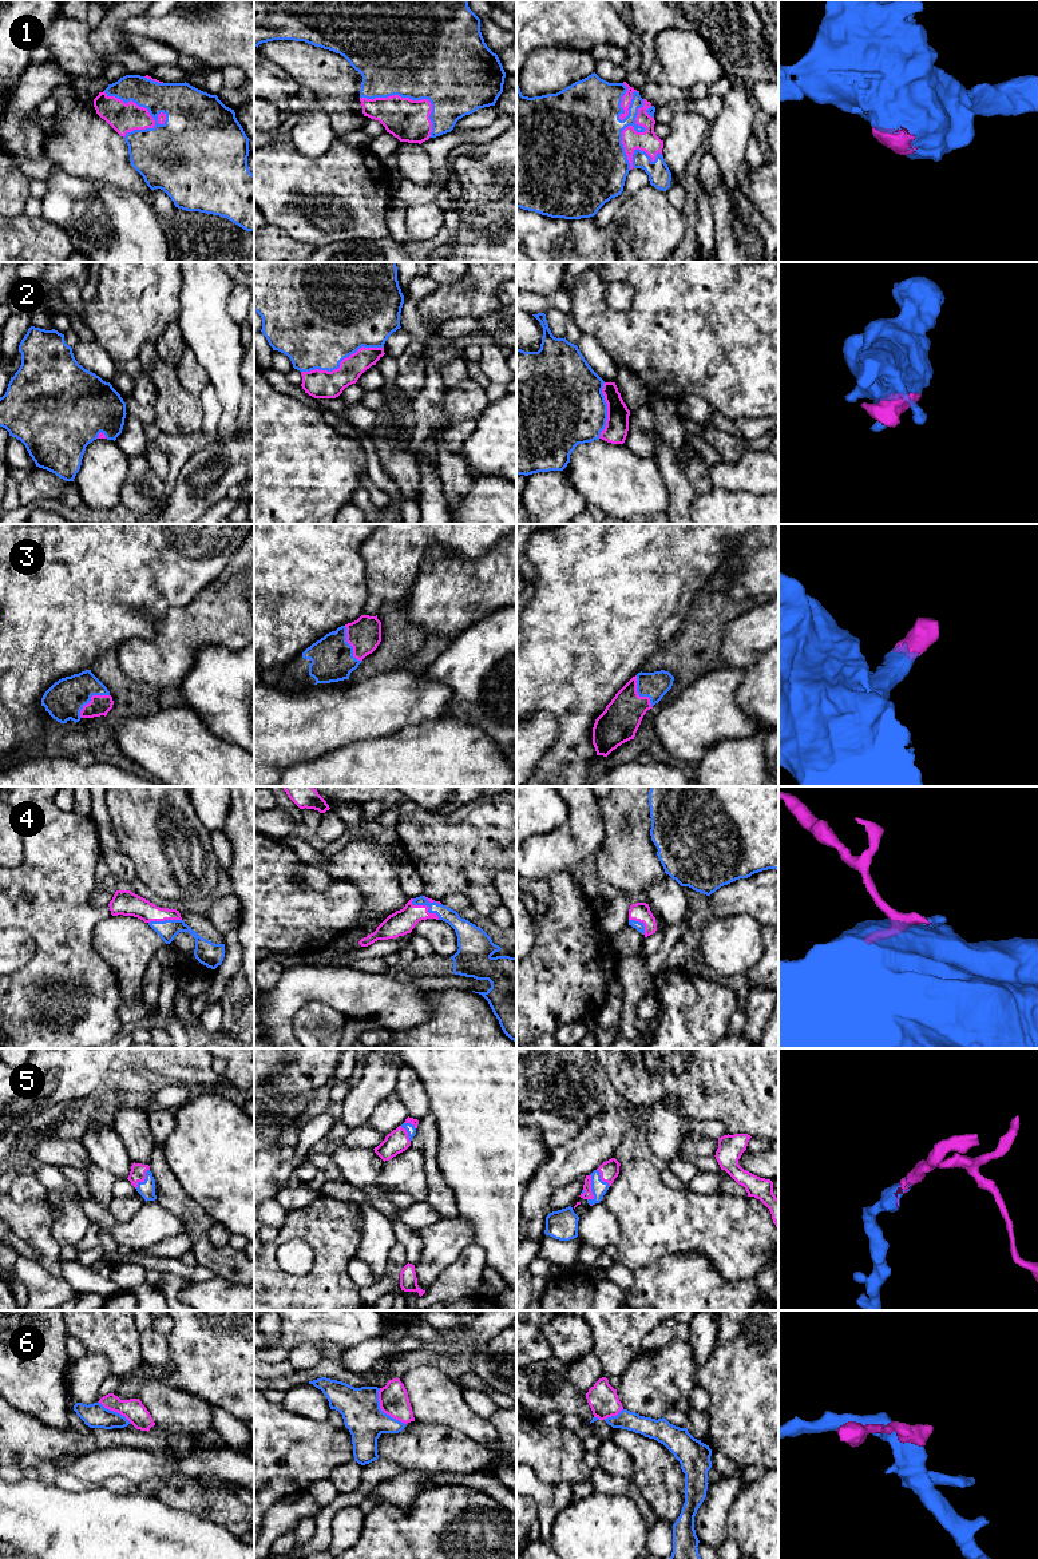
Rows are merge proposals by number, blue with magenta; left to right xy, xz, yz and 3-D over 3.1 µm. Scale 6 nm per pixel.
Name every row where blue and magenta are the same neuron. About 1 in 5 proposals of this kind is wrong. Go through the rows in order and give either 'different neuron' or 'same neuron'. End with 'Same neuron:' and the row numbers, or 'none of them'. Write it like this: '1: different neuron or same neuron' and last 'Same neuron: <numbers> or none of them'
1: same neuron
2: same neuron
3: same neuron
4: same neuron
5: same neuron
6: different neuron
Same neuron: 1, 2, 3, 4, 5

